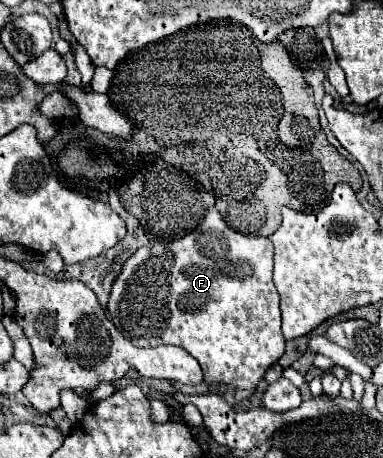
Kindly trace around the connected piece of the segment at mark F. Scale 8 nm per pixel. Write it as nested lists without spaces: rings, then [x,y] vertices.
[[[212,206],[196,230],[172,242],[152,242],[138,248],[114,280],[108,314],[118,332],[136,346],[172,344],[184,348],[198,360],[206,384],[230,384],[254,390],[264,372],[284,354],[280,330],[280,298],[272,282],[272,242],[270,238],[246,236],[232,230]]]

